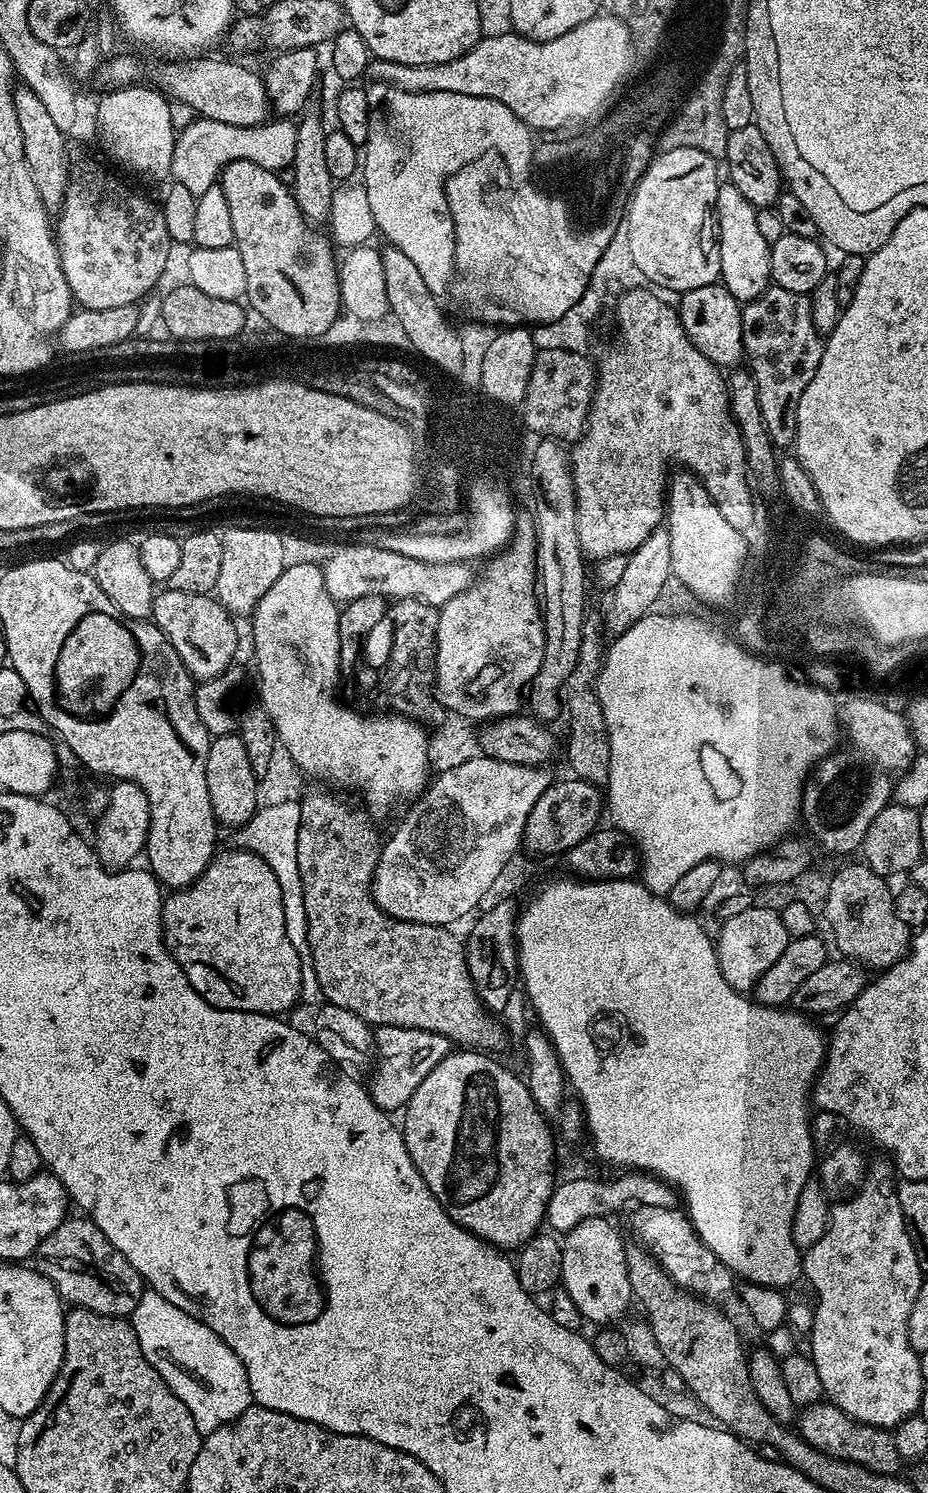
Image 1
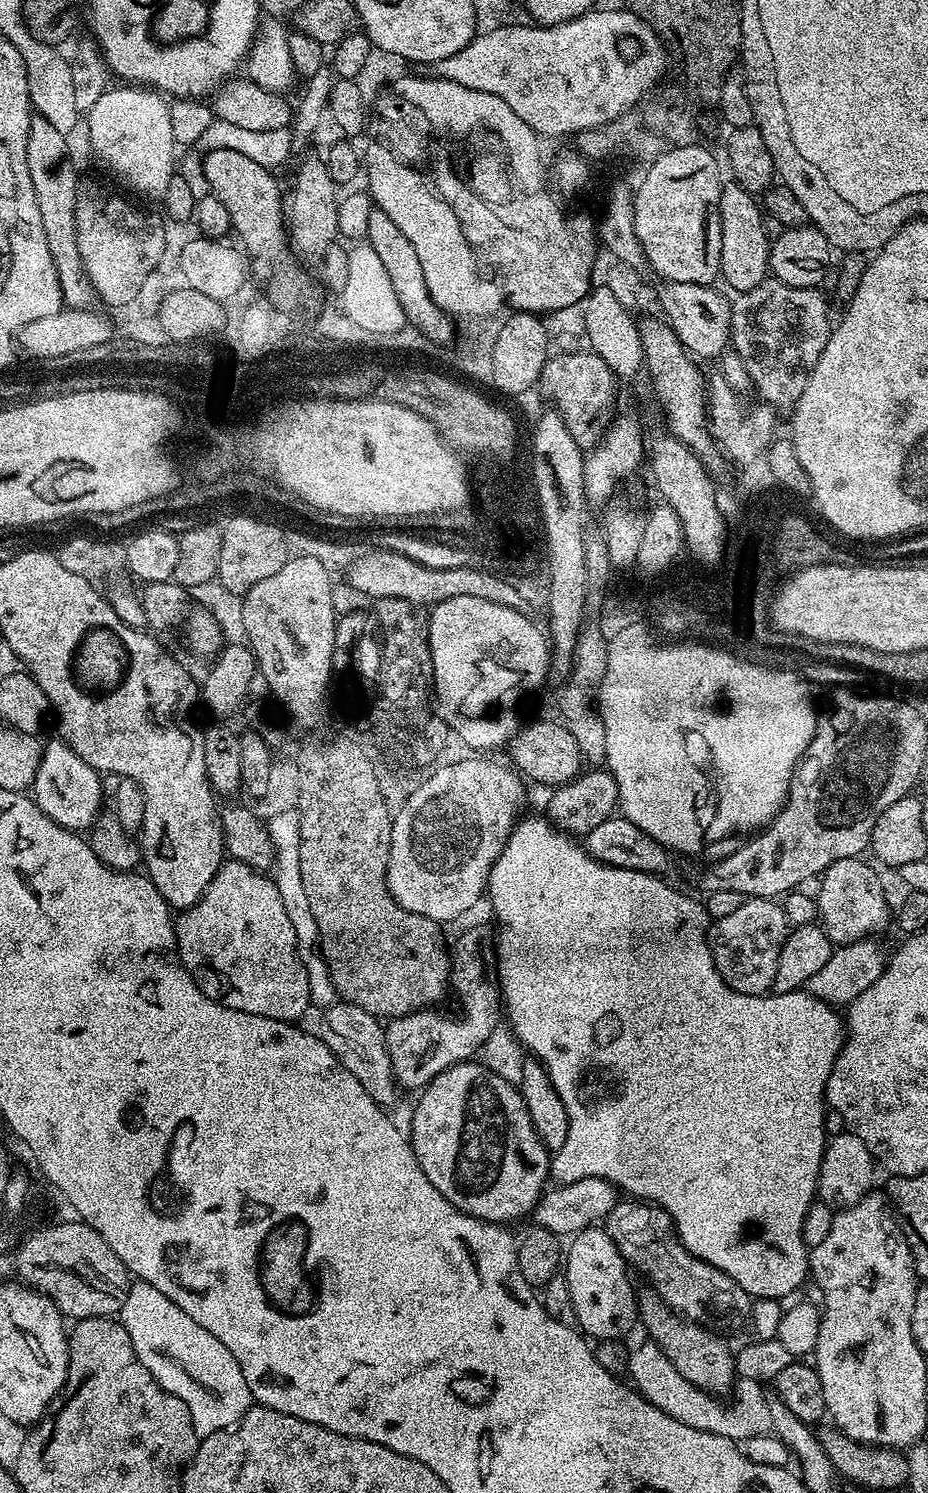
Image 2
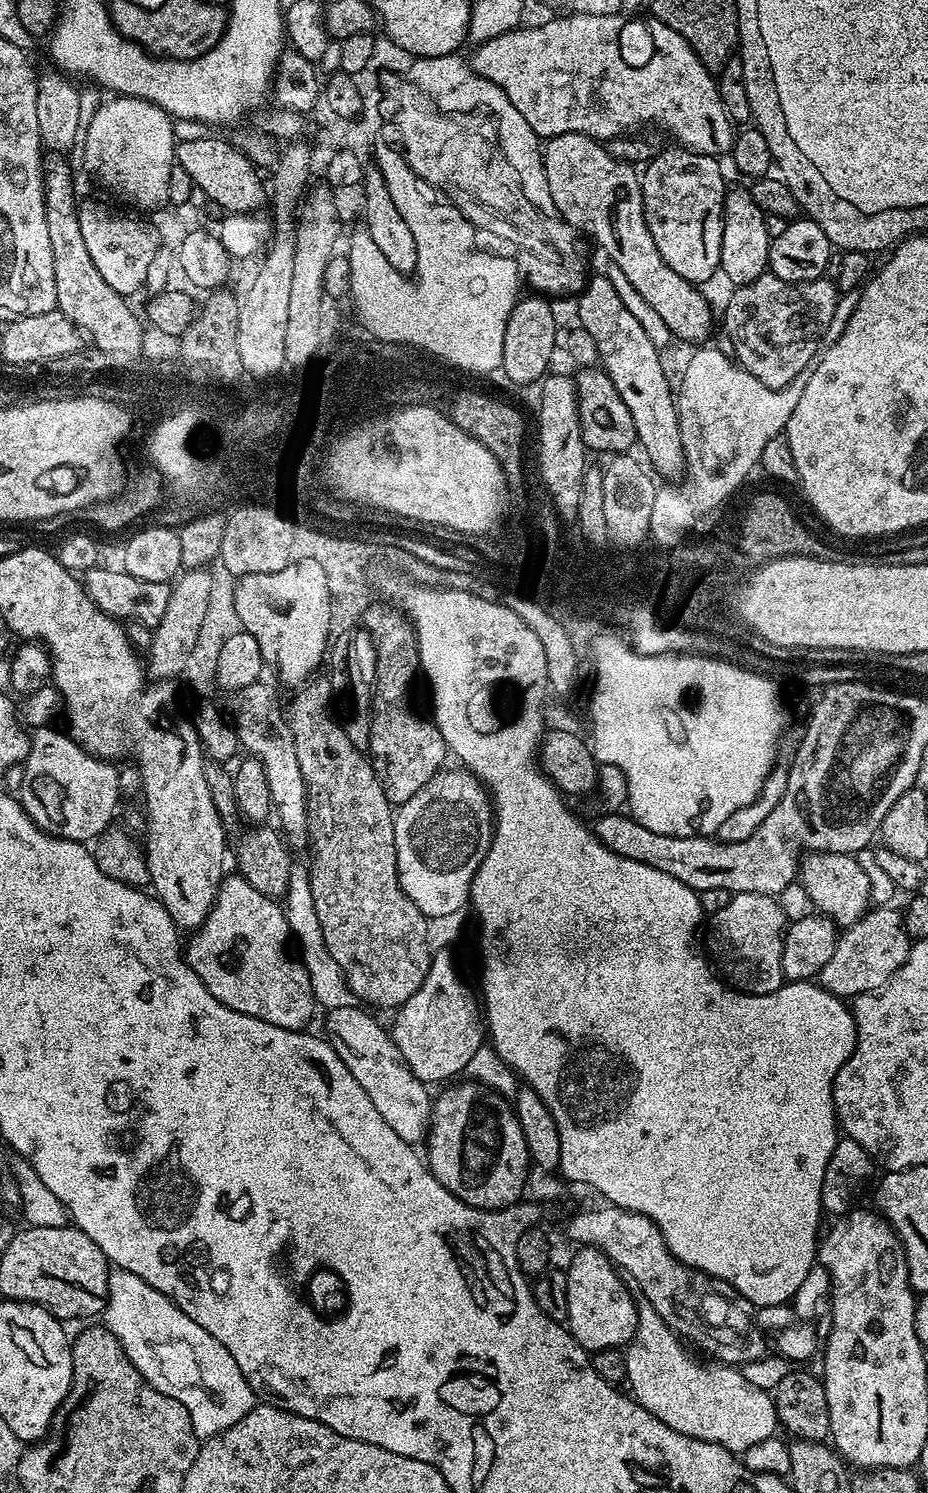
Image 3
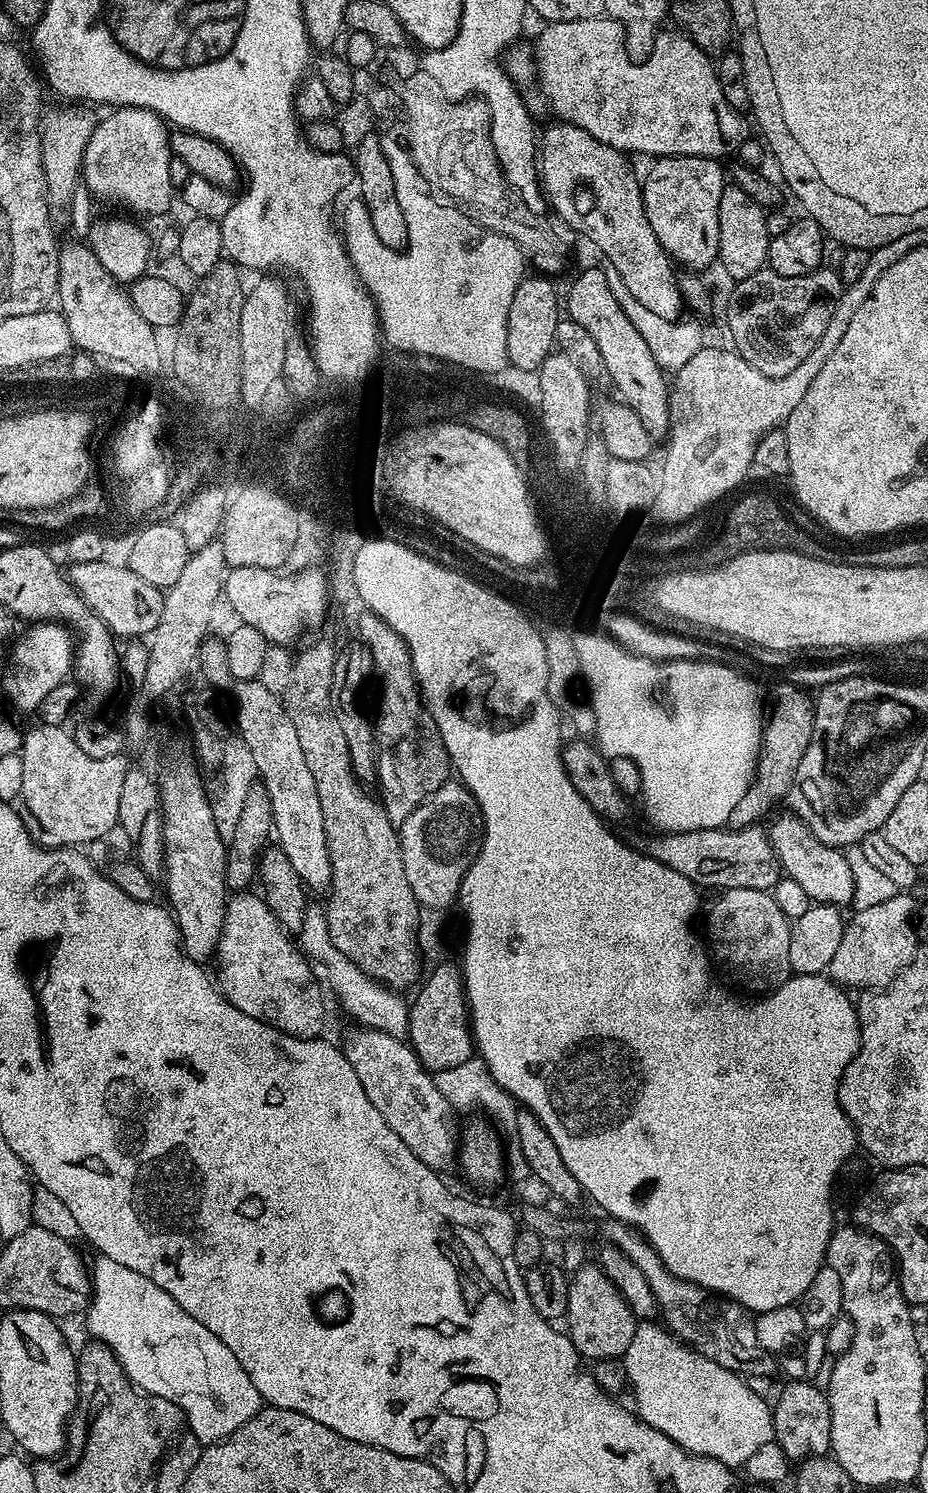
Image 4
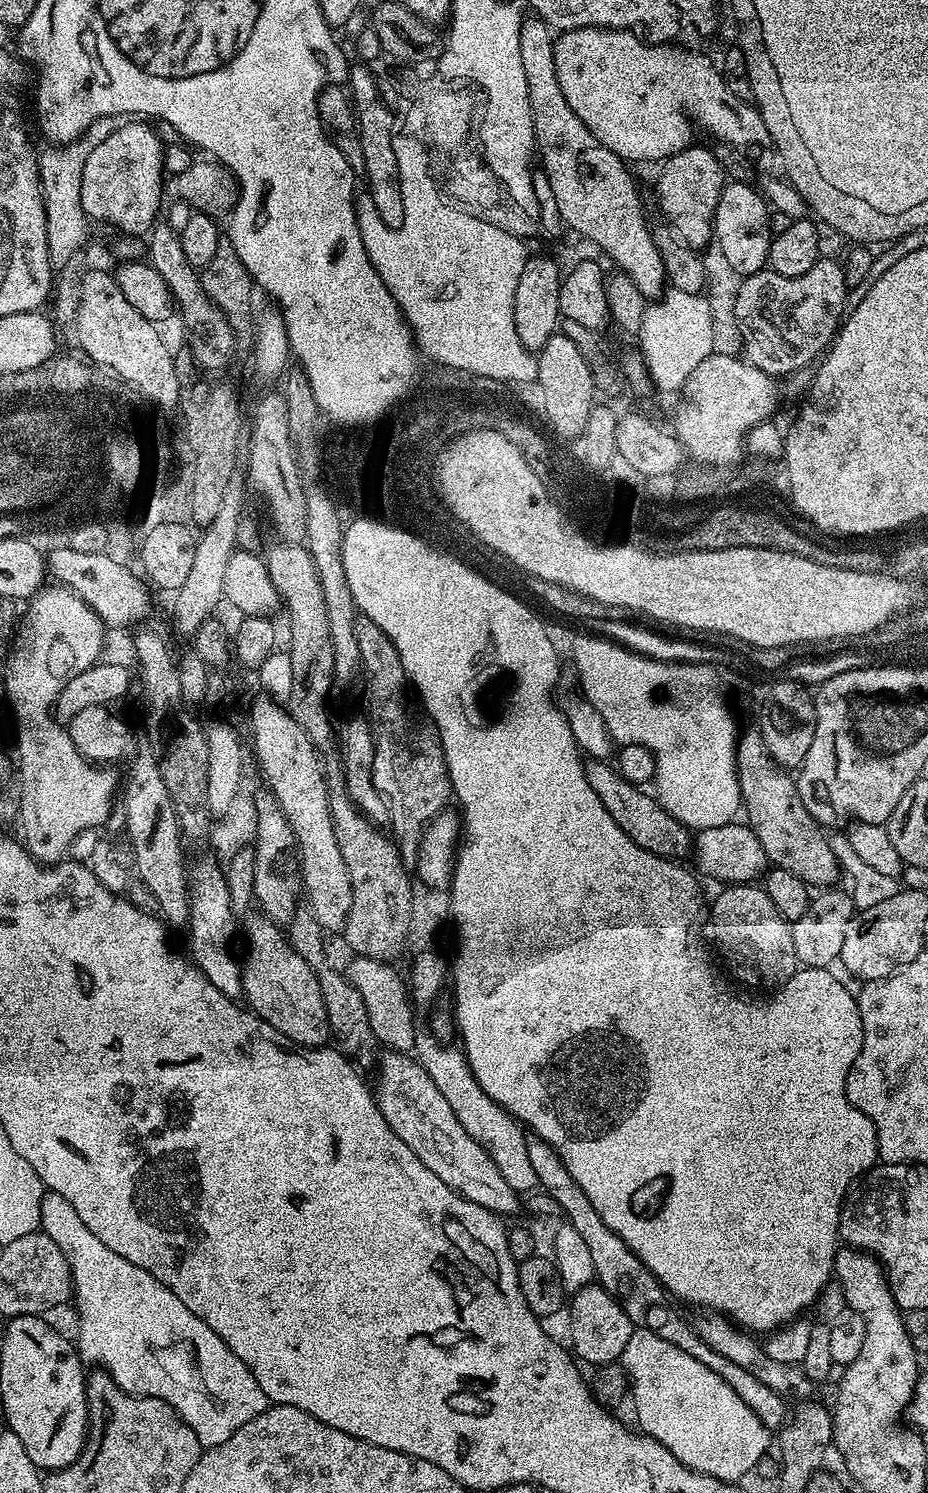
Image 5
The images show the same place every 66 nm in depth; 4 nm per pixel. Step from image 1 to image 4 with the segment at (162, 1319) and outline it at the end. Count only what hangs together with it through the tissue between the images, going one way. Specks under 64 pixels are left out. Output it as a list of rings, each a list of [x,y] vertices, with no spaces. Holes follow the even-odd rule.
[[[102,1255],[91,1261],[92,1298],[86,1309],[88,1316],[88,1332],[93,1341],[105,1344],[128,1375],[128,1381],[135,1384],[141,1393],[158,1398],[166,1398],[174,1402],[184,1411],[184,1419],[191,1432],[196,1435],[201,1445],[215,1444],[226,1439],[238,1426],[250,1422],[254,1414],[258,1414],[262,1401],[254,1382],[250,1382],[250,1374],[242,1370],[242,1362],[234,1358],[234,1353],[227,1348],[226,1342],[214,1338],[202,1322],[194,1322],[162,1286],[154,1286],[150,1278],[138,1274],[138,1270],[130,1270],[130,1266],[121,1266],[114,1258]]]

